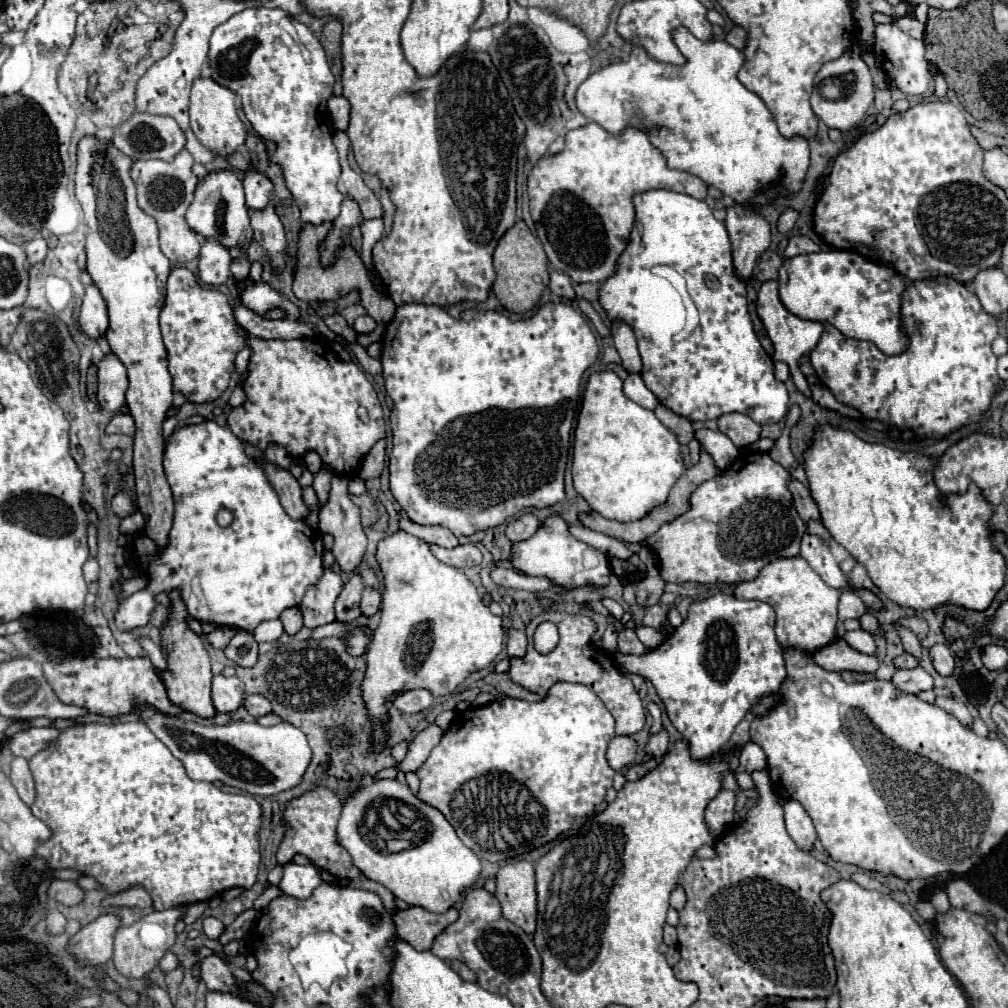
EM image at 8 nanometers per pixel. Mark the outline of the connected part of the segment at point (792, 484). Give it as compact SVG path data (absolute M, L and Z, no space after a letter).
M791 478L791 480L789 480L789 492L791 492L791 496L793 496L793 506L797 508L799 516L801 516L805 522L811 520L811 518L819 518L817 504L813 502L813 498L811 498L811 494L809 494L809 490L807 490L805 484L801 484L799 480Z

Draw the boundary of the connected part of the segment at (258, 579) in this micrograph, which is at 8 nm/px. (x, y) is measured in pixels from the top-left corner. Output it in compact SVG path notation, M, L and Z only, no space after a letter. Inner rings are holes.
M215 422L177 428L167 438L163 468L175 500L175 518L169 534L169 546L163 550L163 554L157 556L155 542L151 542L143 533L134 534L131 548L133 554L129 560L141 570L145 564L149 572L149 586L127 596L119 604L115 614L117 626L121 630L145 626L149 622L149 614L155 608L155 594L171 592L175 588L181 590L189 614L199 622L213 622L245 632L253 632L259 622L279 618L283 610L299 606L305 592L321 578L323 534L315 528L309 528L305 520L293 520L287 516L265 472L245 456L241 440L227 426L219 426ZM221 508L233 512L233 522L227 528L221 528L215 520Z

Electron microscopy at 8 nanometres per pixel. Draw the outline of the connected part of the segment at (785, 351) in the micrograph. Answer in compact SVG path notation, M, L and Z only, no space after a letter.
M769 280L765 284L761 284L759 288L759 294L757 294L757 314L759 318L763 320L765 324L765 330L773 342L773 348L775 348L775 360L781 360L789 366L790 374L797 387L797 389L805 394L805 396L811 396L809 384L806 376L802 374L798 361L803 354L811 352L815 348L815 344L819 342L819 336L823 332L823 326L819 328L821 322L813 322L813 320L801 320L799 316L791 314L779 300L779 292L777 292L777 282L775 280Z

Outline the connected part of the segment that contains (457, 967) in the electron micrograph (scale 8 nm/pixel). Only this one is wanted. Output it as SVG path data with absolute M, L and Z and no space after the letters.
M453 960L453 962L451 962L451 968L453 968L463 980L467 980L467 982L475 982L475 980L477 980L475 972L469 970L469 968L467 968L463 962L459 962L459 960Z

